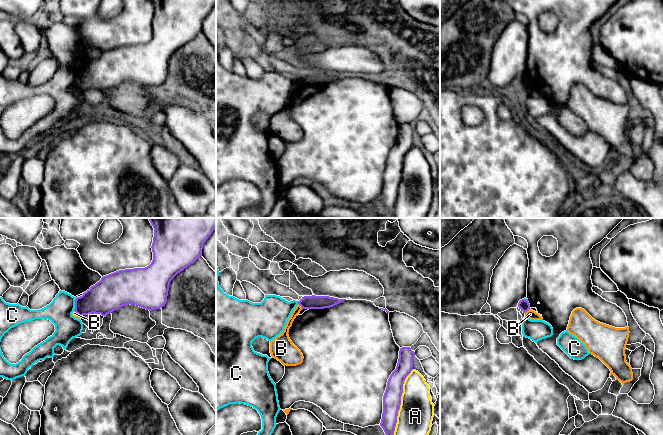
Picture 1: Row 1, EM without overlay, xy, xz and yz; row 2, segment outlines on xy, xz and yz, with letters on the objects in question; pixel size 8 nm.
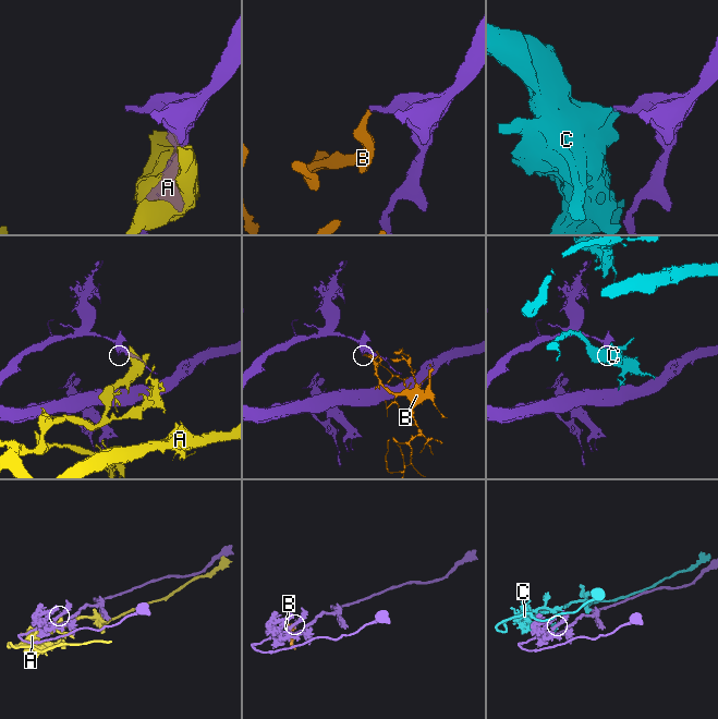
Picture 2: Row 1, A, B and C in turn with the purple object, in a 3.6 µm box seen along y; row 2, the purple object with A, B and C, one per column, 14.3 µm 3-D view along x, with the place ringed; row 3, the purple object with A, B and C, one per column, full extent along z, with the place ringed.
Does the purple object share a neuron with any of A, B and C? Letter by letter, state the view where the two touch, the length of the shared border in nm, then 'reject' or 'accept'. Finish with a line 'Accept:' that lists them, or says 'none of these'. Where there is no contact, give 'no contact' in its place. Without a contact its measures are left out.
A: xz | 600 nm | reject
B: xz | 60 nm | reject
C: xy | 110 nm | reject
Accept: none of these

